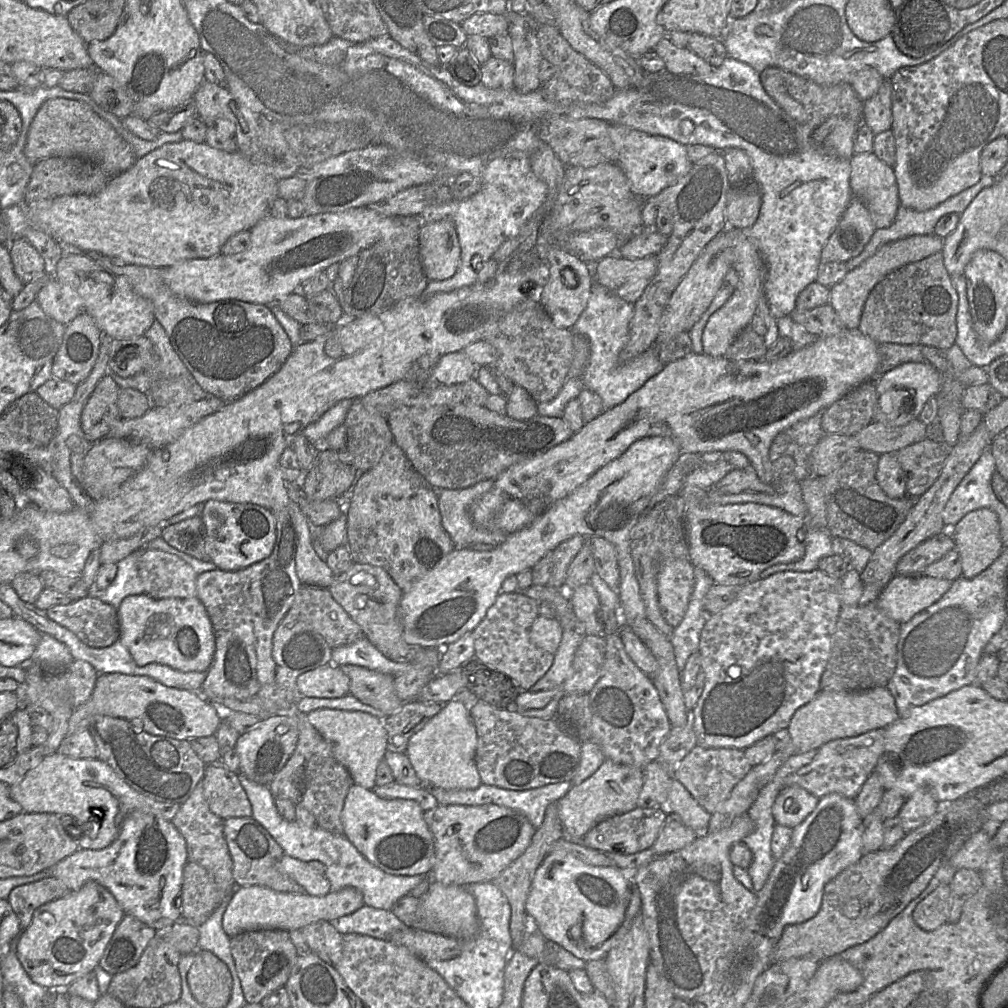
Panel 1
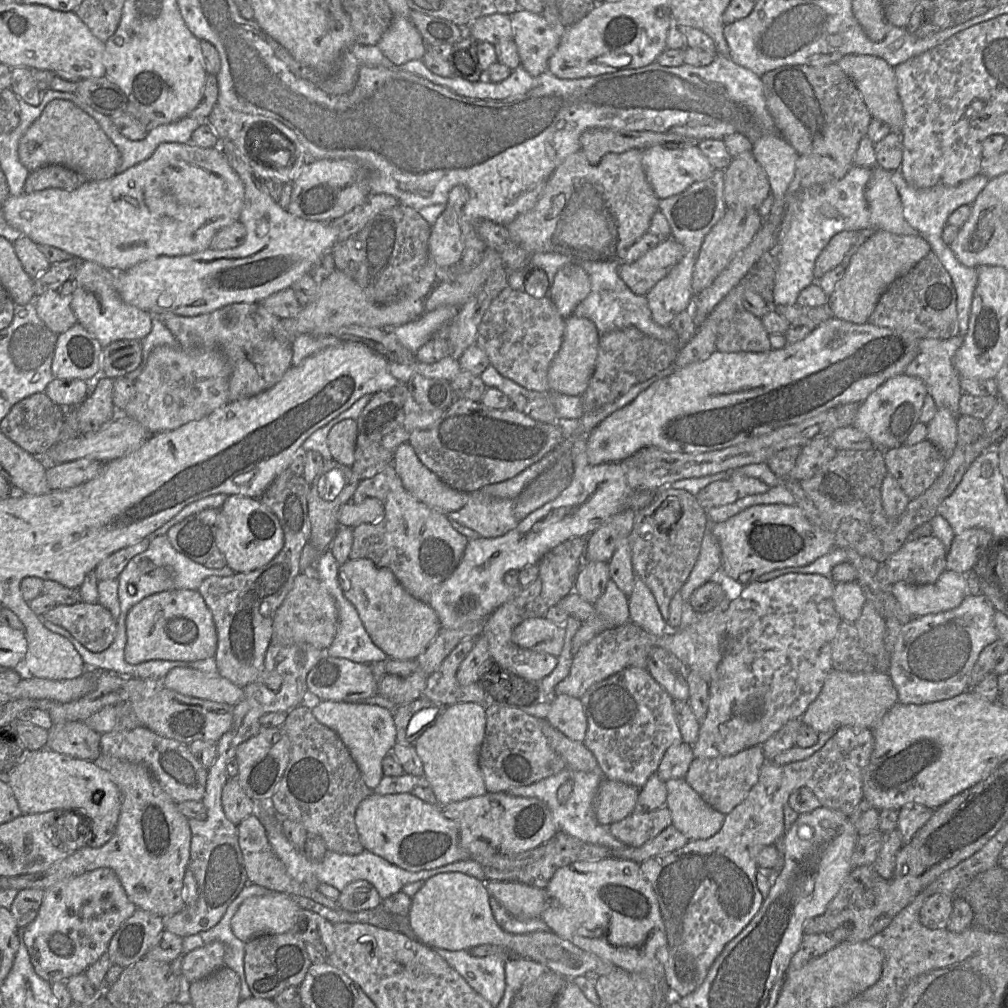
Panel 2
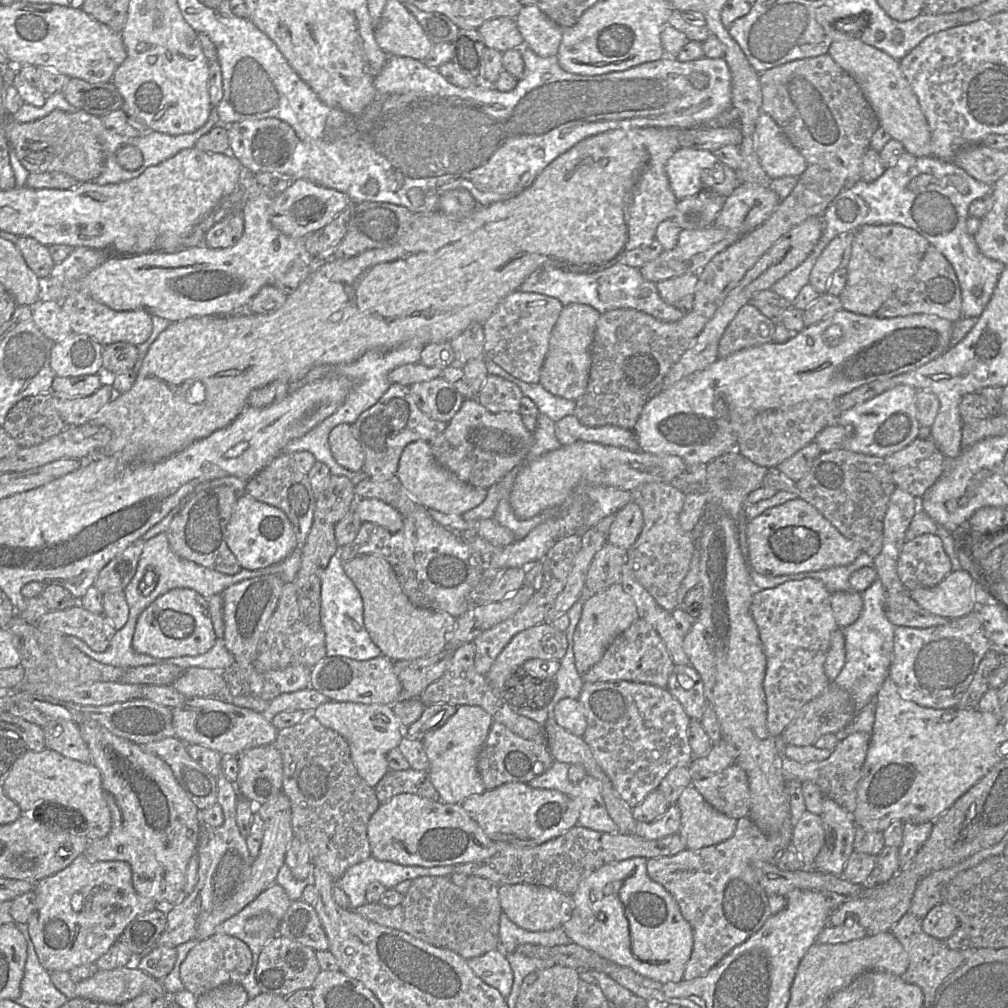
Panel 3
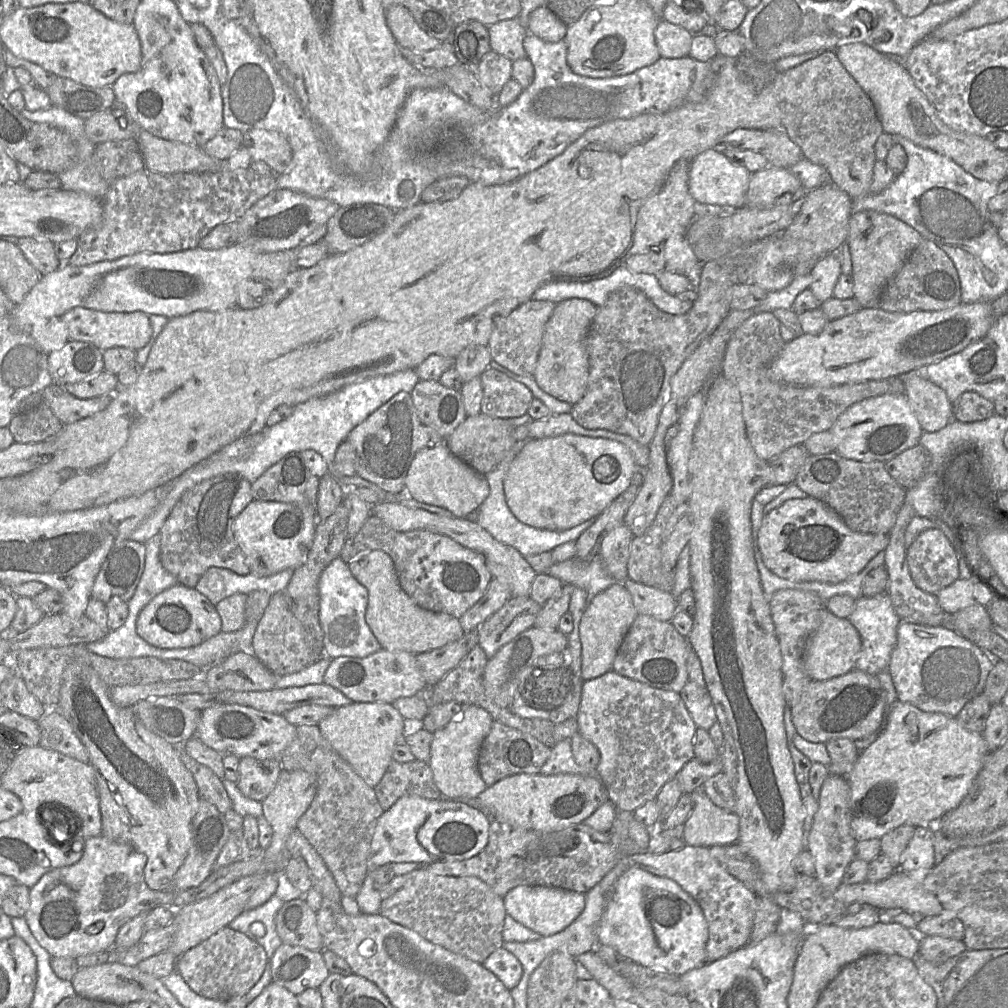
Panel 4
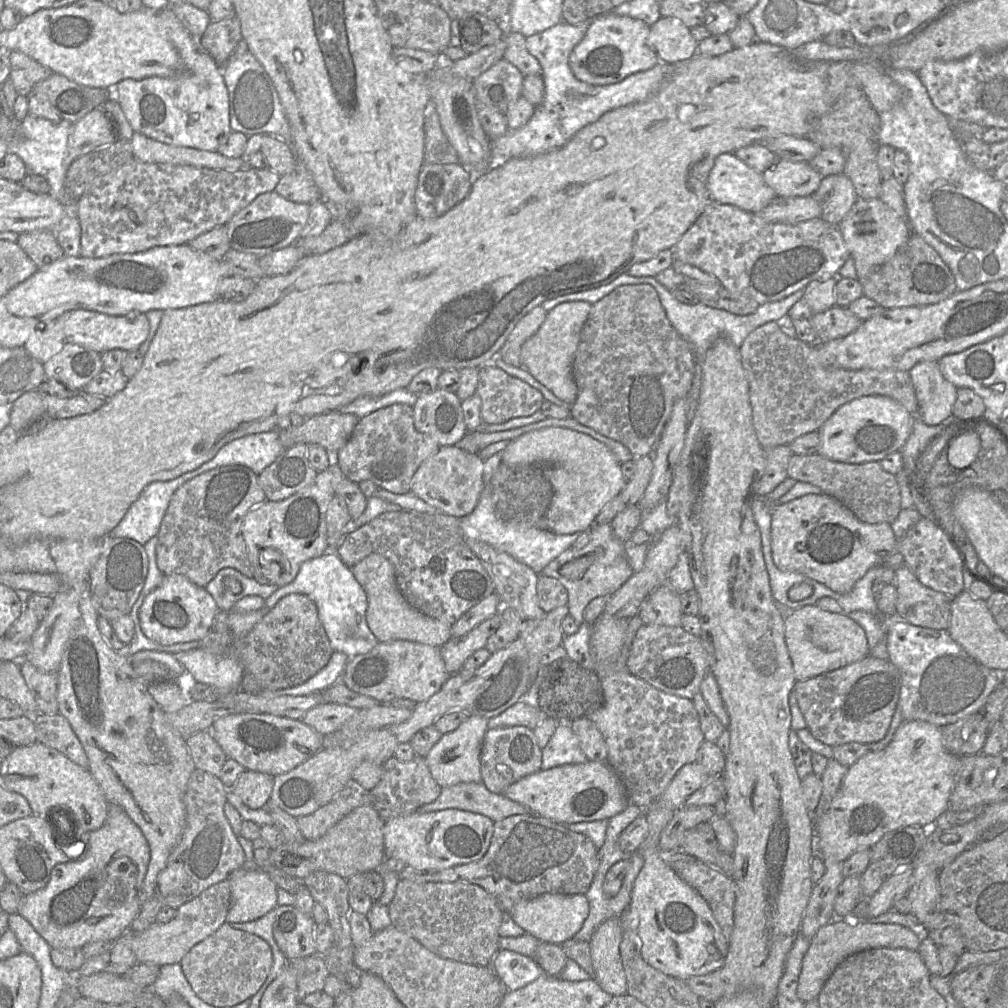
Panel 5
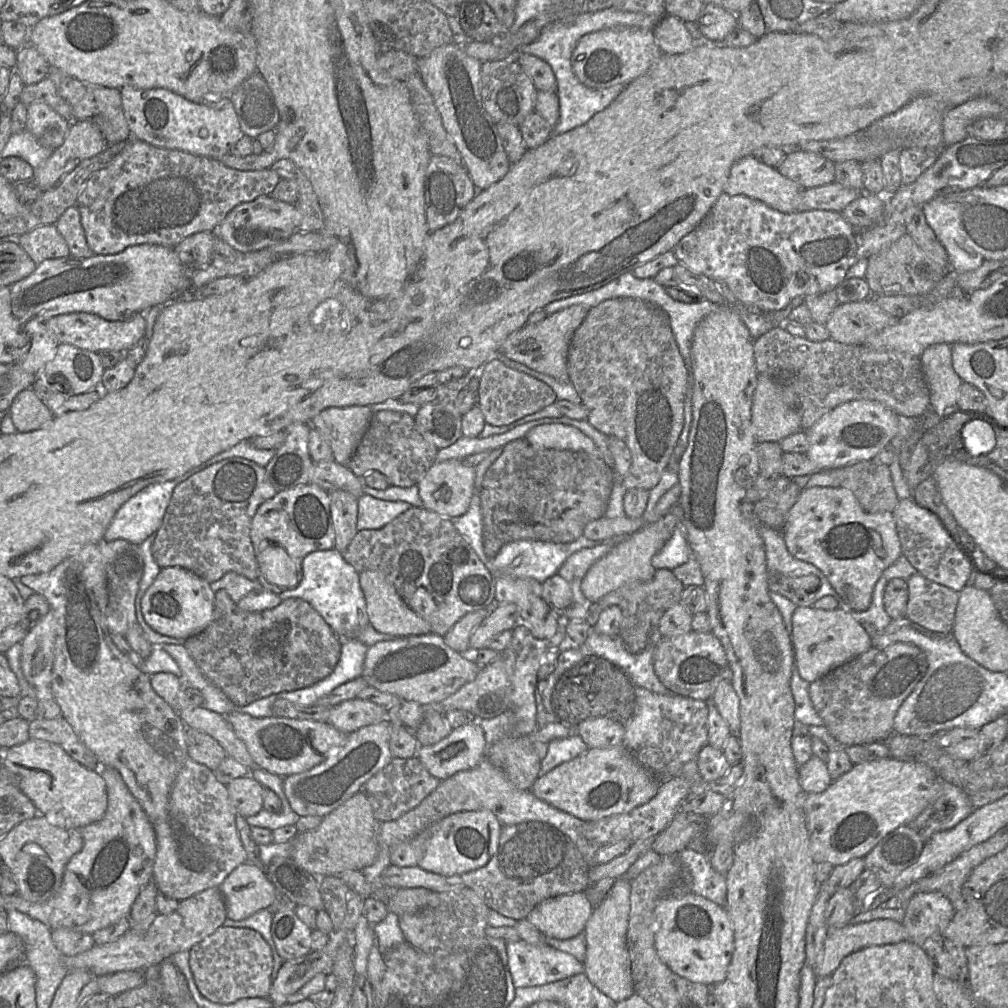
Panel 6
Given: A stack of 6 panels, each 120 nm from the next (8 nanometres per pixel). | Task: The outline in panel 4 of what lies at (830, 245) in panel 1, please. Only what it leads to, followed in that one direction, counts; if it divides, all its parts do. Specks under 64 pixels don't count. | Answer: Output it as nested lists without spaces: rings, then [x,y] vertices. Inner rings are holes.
[[[838,252],[821,257],[810,272],[810,289],[816,299],[822,303],[833,297],[835,284],[842,274]]]

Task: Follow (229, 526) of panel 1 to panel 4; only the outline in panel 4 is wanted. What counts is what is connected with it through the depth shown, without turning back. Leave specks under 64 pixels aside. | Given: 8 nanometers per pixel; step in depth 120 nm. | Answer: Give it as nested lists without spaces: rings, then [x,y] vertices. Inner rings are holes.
[[[253,499],[233,522],[234,538],[245,557],[250,573],[259,577],[267,577],[285,569],[294,570],[303,564],[314,538],[316,520],[317,515],[312,513],[312,509],[300,509],[294,504],[285,502]]]

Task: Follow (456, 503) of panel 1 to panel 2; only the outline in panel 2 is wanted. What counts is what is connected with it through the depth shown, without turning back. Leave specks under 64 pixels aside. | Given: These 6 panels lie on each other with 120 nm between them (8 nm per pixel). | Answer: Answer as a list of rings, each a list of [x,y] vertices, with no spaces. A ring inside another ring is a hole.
[[[481,490],[469,493],[468,501],[460,510],[447,513],[450,521],[468,527],[477,532],[483,538],[497,538],[515,529],[519,521],[513,511],[515,499],[492,498],[485,495]]]

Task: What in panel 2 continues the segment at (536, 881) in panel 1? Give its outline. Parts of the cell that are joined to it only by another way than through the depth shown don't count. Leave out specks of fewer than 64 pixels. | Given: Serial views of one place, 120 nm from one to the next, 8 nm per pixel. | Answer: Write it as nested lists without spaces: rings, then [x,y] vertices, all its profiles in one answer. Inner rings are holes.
[[[618,858],[575,862],[558,869],[545,889],[550,903],[540,919],[547,924],[552,933],[618,968],[644,977],[650,982],[653,994],[668,996],[670,987],[666,982],[663,963],[657,956],[666,944],[664,923],[656,894],[643,876],[638,863]]]

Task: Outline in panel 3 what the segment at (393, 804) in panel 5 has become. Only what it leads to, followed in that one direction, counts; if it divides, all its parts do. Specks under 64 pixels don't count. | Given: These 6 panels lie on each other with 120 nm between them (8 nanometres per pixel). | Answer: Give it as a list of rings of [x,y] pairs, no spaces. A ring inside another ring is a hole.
[[[412,768],[388,770],[376,784],[374,791],[380,803],[401,793],[412,793],[433,801],[440,800],[440,795],[432,785],[428,772]]]

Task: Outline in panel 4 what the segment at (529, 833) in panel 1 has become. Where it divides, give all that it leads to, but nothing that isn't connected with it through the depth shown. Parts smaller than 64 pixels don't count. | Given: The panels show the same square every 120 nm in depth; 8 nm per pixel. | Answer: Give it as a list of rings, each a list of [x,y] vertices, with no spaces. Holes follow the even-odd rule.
[[[519,774],[487,787],[476,797],[478,808],[491,820],[526,830],[557,831],[581,824],[607,801],[601,780],[575,774]]]

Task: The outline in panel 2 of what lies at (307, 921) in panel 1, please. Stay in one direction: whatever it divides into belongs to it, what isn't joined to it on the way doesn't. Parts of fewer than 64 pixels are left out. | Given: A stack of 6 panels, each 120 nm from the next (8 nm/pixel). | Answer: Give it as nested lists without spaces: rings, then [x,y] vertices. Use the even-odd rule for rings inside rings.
[[[365,880],[349,883],[336,900],[337,905],[349,912],[374,909],[381,906],[382,899],[376,888]],[[270,891],[244,900],[231,920],[234,935],[244,943],[266,934],[283,934],[291,930],[299,905],[293,897]]]

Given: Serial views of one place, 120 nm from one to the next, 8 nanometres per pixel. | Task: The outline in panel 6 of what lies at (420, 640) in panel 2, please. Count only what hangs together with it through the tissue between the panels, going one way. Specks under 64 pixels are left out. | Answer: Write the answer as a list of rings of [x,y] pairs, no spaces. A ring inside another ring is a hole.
[[[365,570],[359,573],[359,583],[366,600],[369,624],[375,630],[394,637],[419,636],[431,633],[430,624],[406,605],[393,584],[383,573],[376,570]]]

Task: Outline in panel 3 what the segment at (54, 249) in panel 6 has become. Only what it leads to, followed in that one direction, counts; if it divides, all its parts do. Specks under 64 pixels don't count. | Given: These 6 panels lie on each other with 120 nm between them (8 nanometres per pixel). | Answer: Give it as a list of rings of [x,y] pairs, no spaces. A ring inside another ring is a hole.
[[[20,236],[15,245],[21,252],[28,267],[38,278],[45,282],[55,265],[55,262],[49,253],[48,246],[27,236]]]

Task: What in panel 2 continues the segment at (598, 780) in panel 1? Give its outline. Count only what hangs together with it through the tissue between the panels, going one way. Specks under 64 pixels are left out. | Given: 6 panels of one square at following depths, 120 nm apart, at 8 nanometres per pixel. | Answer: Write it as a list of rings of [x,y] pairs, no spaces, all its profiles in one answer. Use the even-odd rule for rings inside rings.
[[[603,778],[594,804],[597,821],[610,825],[629,816],[634,811],[639,791],[631,785]]]

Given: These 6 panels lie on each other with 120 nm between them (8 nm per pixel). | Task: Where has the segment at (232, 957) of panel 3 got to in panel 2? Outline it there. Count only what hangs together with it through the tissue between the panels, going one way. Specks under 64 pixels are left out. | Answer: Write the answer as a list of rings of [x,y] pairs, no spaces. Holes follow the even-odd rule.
[[[219,941],[205,944],[189,952],[182,962],[182,974],[189,983],[204,979],[225,966],[226,947]]]

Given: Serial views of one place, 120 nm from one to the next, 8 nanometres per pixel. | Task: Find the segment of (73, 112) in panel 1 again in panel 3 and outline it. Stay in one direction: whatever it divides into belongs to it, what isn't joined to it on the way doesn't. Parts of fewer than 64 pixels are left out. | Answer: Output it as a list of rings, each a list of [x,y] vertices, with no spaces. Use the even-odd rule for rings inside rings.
[[[60,109],[51,111],[45,117],[28,123],[19,123],[8,116],[5,124],[5,136],[14,149],[21,165],[30,173],[61,172],[80,182],[92,182],[104,168],[104,145],[94,134],[92,128],[82,122],[77,114]]]

